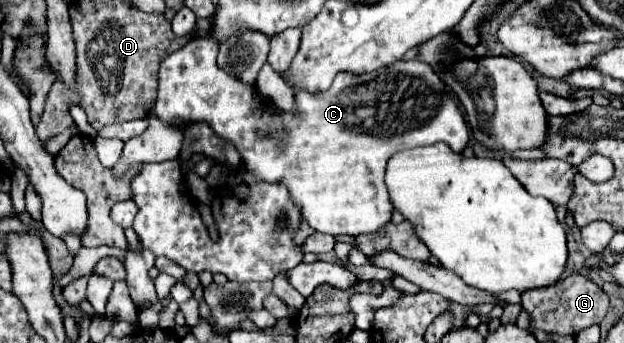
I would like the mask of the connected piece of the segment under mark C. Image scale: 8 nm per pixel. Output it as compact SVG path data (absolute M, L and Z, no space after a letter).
M194 37L182 49L162 59L154 114L160 120L169 120L169 113L178 113L184 121L204 121L212 125L220 139L226 139L236 147L248 173L254 173L254 177L268 183L284 183L290 199L298 205L302 219L320 233L356 237L372 233L390 221L394 207L384 185L384 169L394 153L438 141L448 143L456 153L468 145L470 135L458 101L454 101L454 95L450 95L442 85L432 67L422 61L398 61L390 67L378 69L376 73L364 75L338 73L330 89L322 93L294 89L296 113L280 113L274 101L268 105L268 99L256 89L256 85L246 85L244 81L238 81L238 77L230 77L230 73L220 69L216 55L218 43L212 37Z

